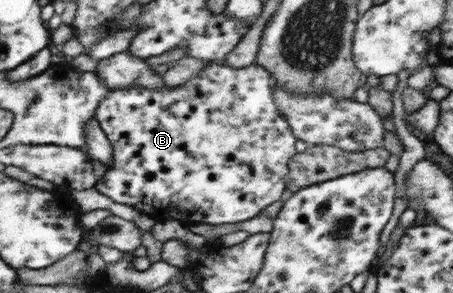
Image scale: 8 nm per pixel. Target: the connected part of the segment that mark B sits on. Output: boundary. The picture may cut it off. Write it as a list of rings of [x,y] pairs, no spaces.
[[[224,62],[223,64],[211,64],[187,85],[157,88],[157,90],[149,90],[141,86],[112,89],[107,92],[108,96],[95,112],[95,118],[113,147],[113,166],[106,172],[103,180],[96,182],[95,188],[101,194],[111,198],[113,202],[135,207],[138,211],[154,218],[156,222],[178,220],[187,225],[194,223],[235,224],[235,222],[243,222],[257,216],[263,208],[279,200],[281,194],[285,192],[285,178],[288,178],[287,172],[290,172],[287,170],[287,162],[290,162],[295,156],[295,142],[297,142],[289,121],[284,118],[280,106],[276,104],[273,85],[273,78],[261,65],[253,63],[247,68],[235,69]]]

